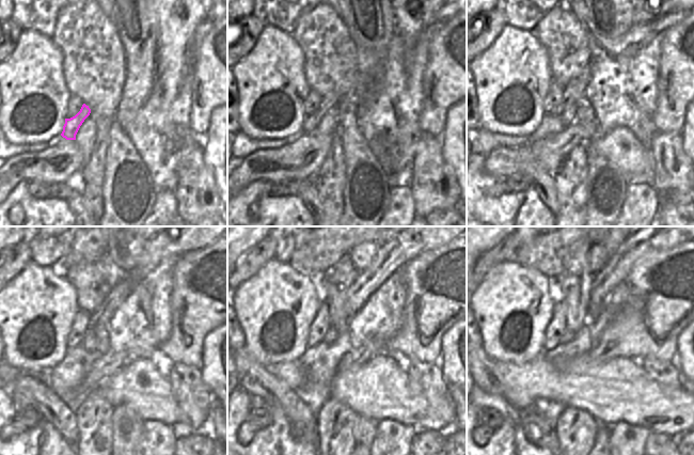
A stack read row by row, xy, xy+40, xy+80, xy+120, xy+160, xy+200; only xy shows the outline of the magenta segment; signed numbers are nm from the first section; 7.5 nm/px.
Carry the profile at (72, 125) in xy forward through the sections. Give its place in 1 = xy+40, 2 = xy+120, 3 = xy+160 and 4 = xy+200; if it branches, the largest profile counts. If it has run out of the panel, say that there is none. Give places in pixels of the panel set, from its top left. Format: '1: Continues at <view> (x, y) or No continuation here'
1: Continues at xy+40 (331, 98)
2: Continues at xy+120 (160, 248)
3: Continues at xy+160 (392, 255)
4: Continues at xy+200 (620, 262)

